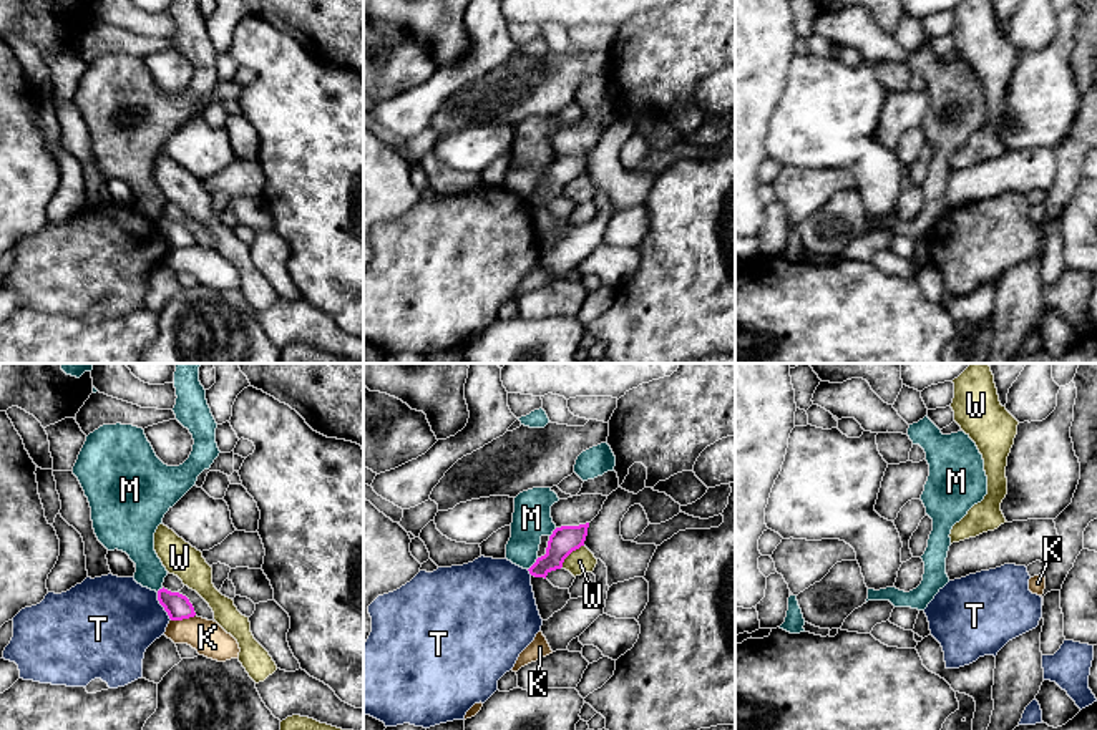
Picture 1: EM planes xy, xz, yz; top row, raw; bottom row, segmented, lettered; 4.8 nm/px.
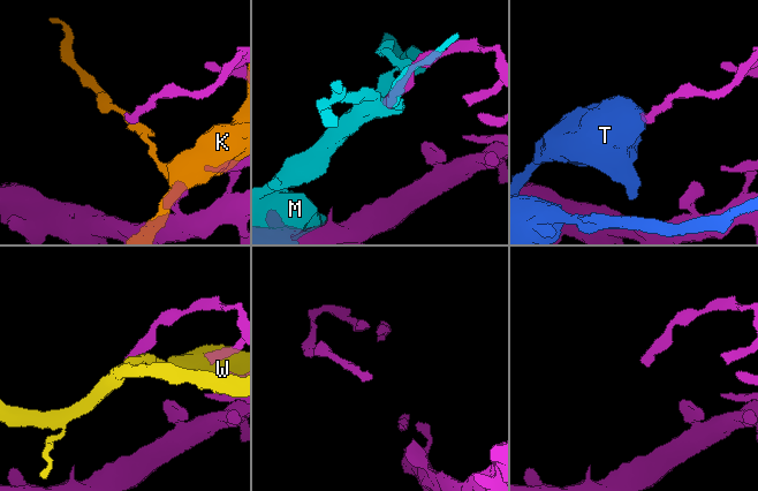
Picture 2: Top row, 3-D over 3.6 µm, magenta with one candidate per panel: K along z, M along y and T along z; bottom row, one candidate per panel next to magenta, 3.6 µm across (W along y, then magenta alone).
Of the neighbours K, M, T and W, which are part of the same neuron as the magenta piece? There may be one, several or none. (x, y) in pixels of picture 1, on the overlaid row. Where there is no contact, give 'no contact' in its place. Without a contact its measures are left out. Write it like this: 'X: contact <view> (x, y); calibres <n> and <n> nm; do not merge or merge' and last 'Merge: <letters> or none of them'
K: contact xy (183, 618); calibres 120 and 170 nm; do not merge
M: contact xz (533, 564); calibres 140 and 190 nm; do not merge
T: contact xy (161, 604); calibres 120 and 420 nm; do not merge
W: contact xz (570, 553); calibres 140 and 120 nm; do not merge
Merge: none of them

